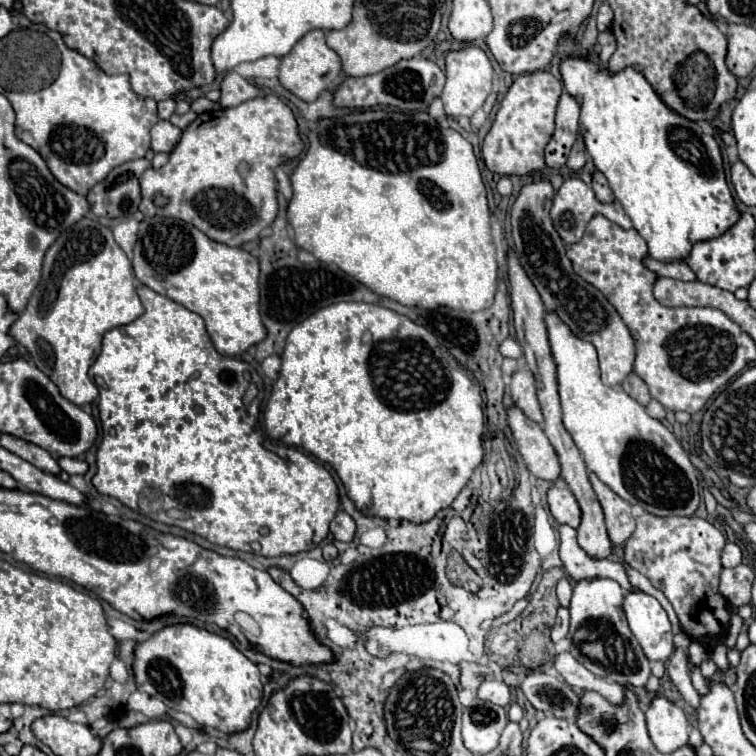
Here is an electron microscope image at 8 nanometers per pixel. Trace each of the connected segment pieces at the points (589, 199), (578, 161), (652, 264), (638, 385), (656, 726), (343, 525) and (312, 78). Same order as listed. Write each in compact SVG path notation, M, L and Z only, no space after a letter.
M568 178L568 180L560 186L560 190L556 192L554 202L552 202L552 210L550 210L554 228L556 228L556 232L560 234L560 238L562 238L566 244L576 244L576 242L582 238L582 234L584 234L584 230L586 230L586 224L590 222L590 218L592 218L594 214L608 214L608 218L610 218L612 222L624 226L626 230L632 228L632 222L630 222L630 218L624 214L624 208L622 208L622 204L620 204L618 200L614 200L614 202L610 202L610 204L602 204L602 202L596 200L596 196L590 185L584 184L580 178Z
M578 138L576 144L574 144L574 148L572 148L572 152L570 152L568 168L574 170L574 172L578 172L578 170L584 168L584 164L586 164L586 150L584 150L584 142L582 142L582 138Z
M646 258L644 264L660 274L660 276L668 276L668 278L678 278L678 280L696 280L694 272L684 264L684 262L672 262L672 264L664 264L664 262L658 262L654 258Z
M634 372L622 382L622 388L626 390L626 394L630 394L636 402L640 402L642 406L646 406L652 398L650 398L650 392L648 392L648 386L642 378L638 378Z
M654 698L646 708L646 722L658 752L670 754L688 744L688 720L670 700Z
M340 510L330 524L330 532L340 542L352 542L356 536L356 522L344 510Z
M310 30L292 50L288 56L280 58L280 84L298 96L304 102L314 102L326 88L330 88L342 70L340 56L326 46L326 38L322 30Z

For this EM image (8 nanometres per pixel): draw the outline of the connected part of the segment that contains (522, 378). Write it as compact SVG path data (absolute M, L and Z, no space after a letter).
M518 370L512 374L512 382L510 382L510 390L512 390L512 400L514 404L534 422L542 424L542 410L538 406L538 398L536 398L536 386L534 386L534 376L530 374L530 370Z

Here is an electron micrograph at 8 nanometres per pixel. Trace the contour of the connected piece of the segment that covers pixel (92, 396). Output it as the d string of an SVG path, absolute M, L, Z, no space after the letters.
M82 218L48 248L42 280L26 310L12 324L10 334L28 348L36 366L50 376L64 398L84 406L98 398L88 368L102 350L104 334L134 322L142 314L144 306L136 294L132 264L116 244L112 230L96 220Z

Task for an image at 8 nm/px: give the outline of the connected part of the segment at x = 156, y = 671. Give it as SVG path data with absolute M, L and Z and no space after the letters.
M174 624L156 632L146 642L134 648L134 678L140 692L162 700L168 708L190 714L204 730L220 730L224 734L238 734L250 726L254 710L262 702L264 686L260 682L258 666L252 664L228 638L212 634L192 624Z

